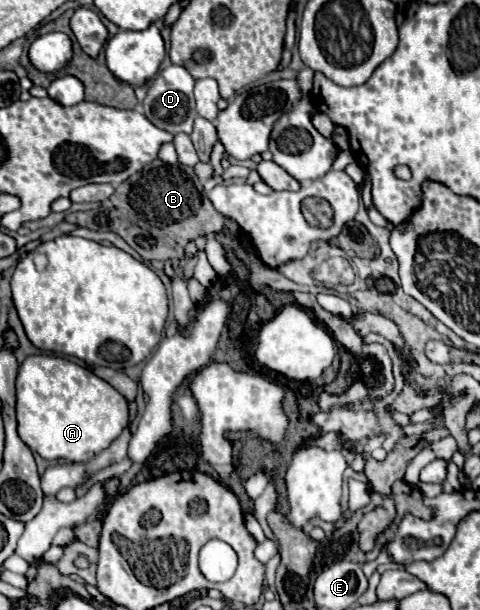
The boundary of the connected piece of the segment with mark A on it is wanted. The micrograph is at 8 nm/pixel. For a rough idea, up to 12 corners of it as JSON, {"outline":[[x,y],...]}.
{"outline":[[78,363],[18,369],[20,439],[84,463],[122,433],[128,401]]}

